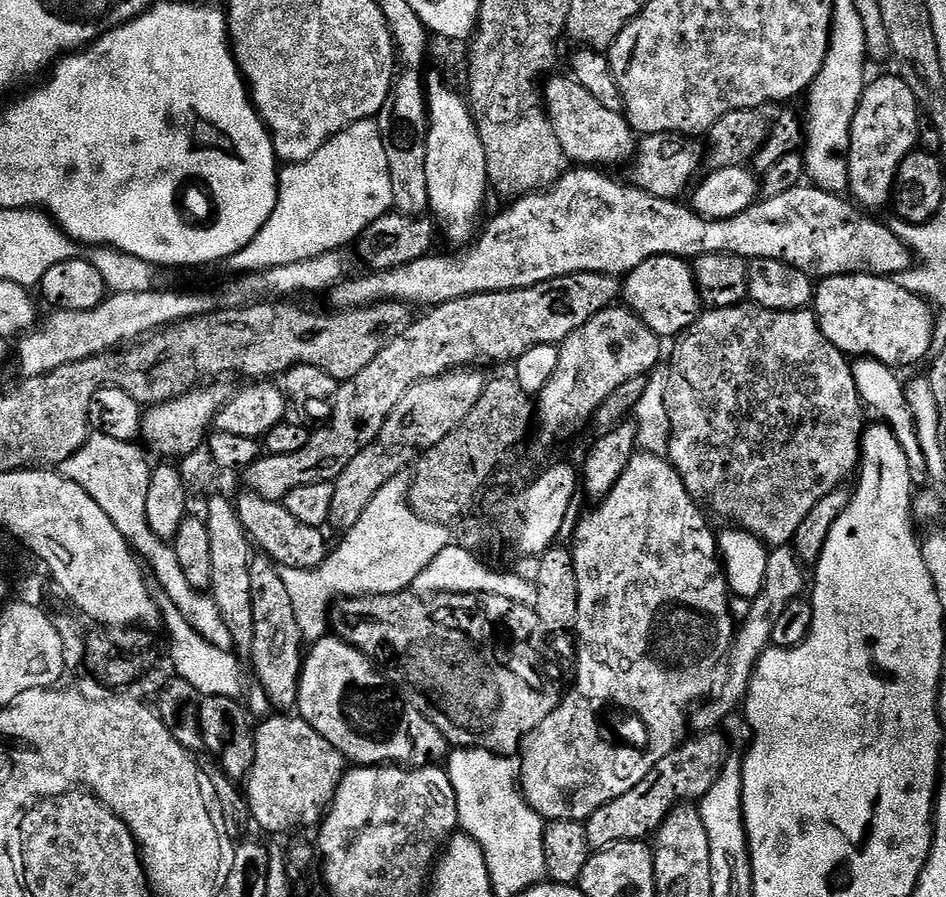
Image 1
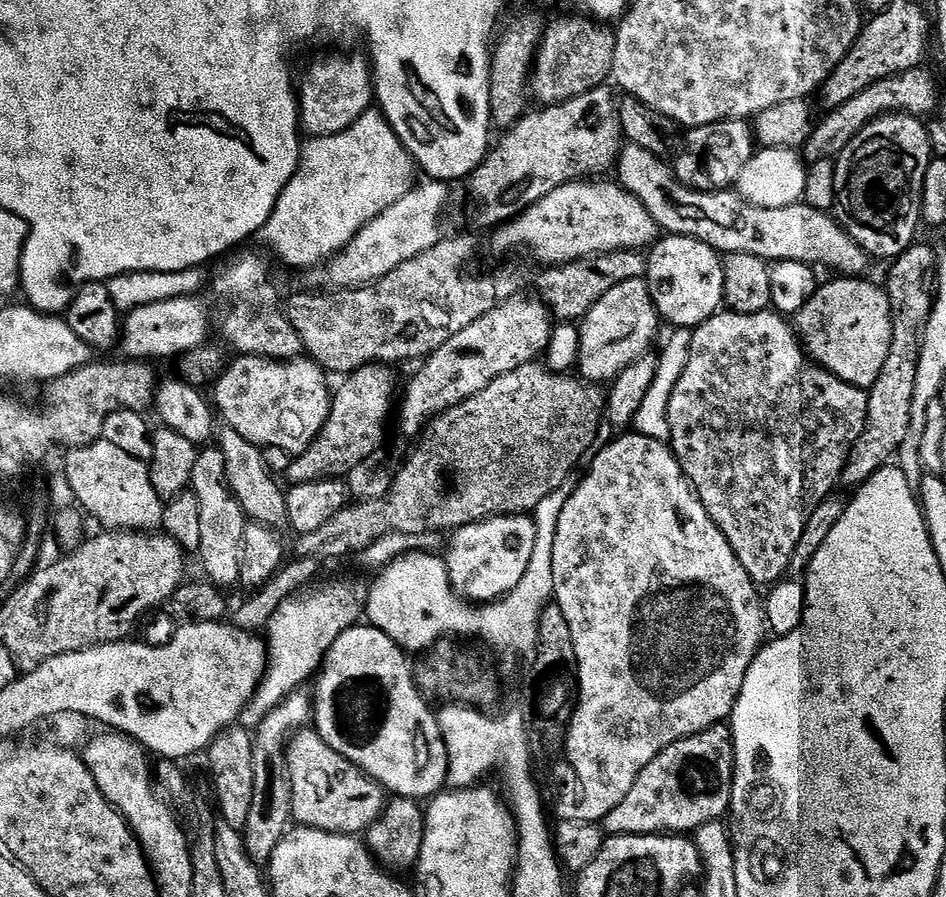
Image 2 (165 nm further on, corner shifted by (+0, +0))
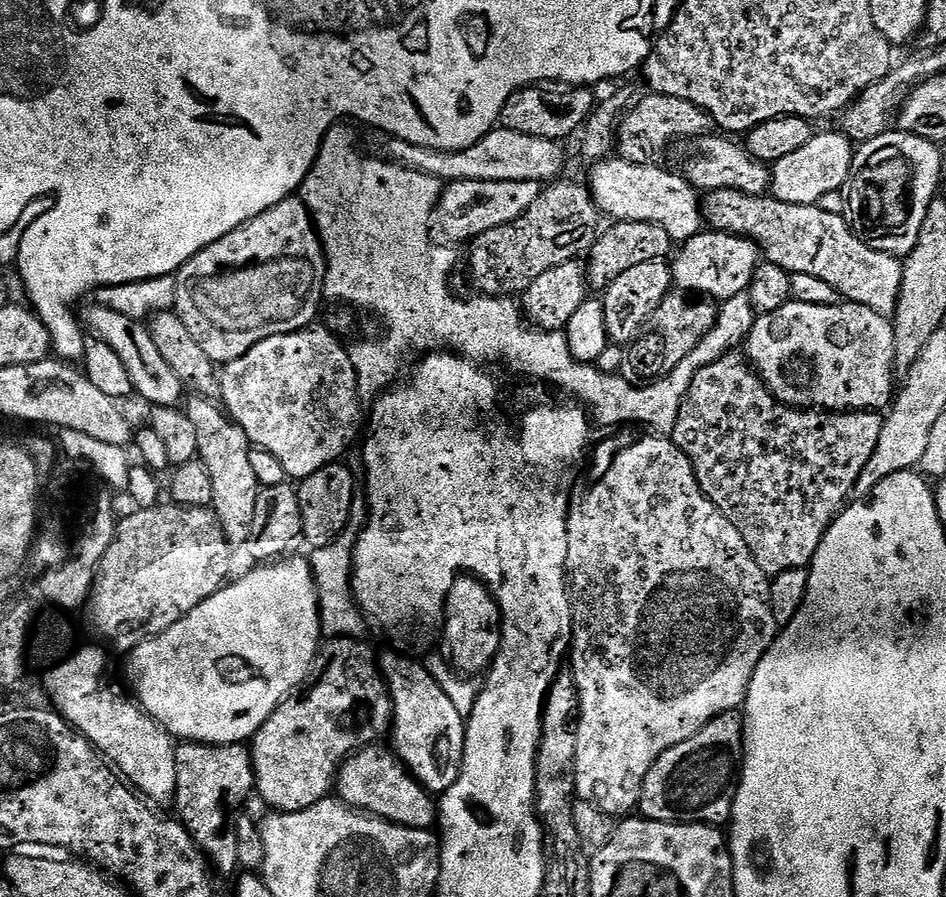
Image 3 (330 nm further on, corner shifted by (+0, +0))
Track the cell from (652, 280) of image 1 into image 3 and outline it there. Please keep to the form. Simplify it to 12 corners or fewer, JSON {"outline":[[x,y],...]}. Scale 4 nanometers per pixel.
{"outline":[[702,230],[679,245],[677,289],[716,302],[747,292],[747,236]]}

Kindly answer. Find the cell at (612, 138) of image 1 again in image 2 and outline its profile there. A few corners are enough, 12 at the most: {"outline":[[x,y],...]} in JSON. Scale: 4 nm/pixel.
{"outline":[[625,143],[620,187],[657,229],[721,254],[860,278],[870,257],[835,215],[699,192]]}

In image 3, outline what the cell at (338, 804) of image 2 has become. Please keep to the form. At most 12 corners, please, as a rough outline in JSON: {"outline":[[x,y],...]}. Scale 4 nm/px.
{"outline":[[369,746],[338,773],[349,808],[407,828],[438,820],[395,751]]}

